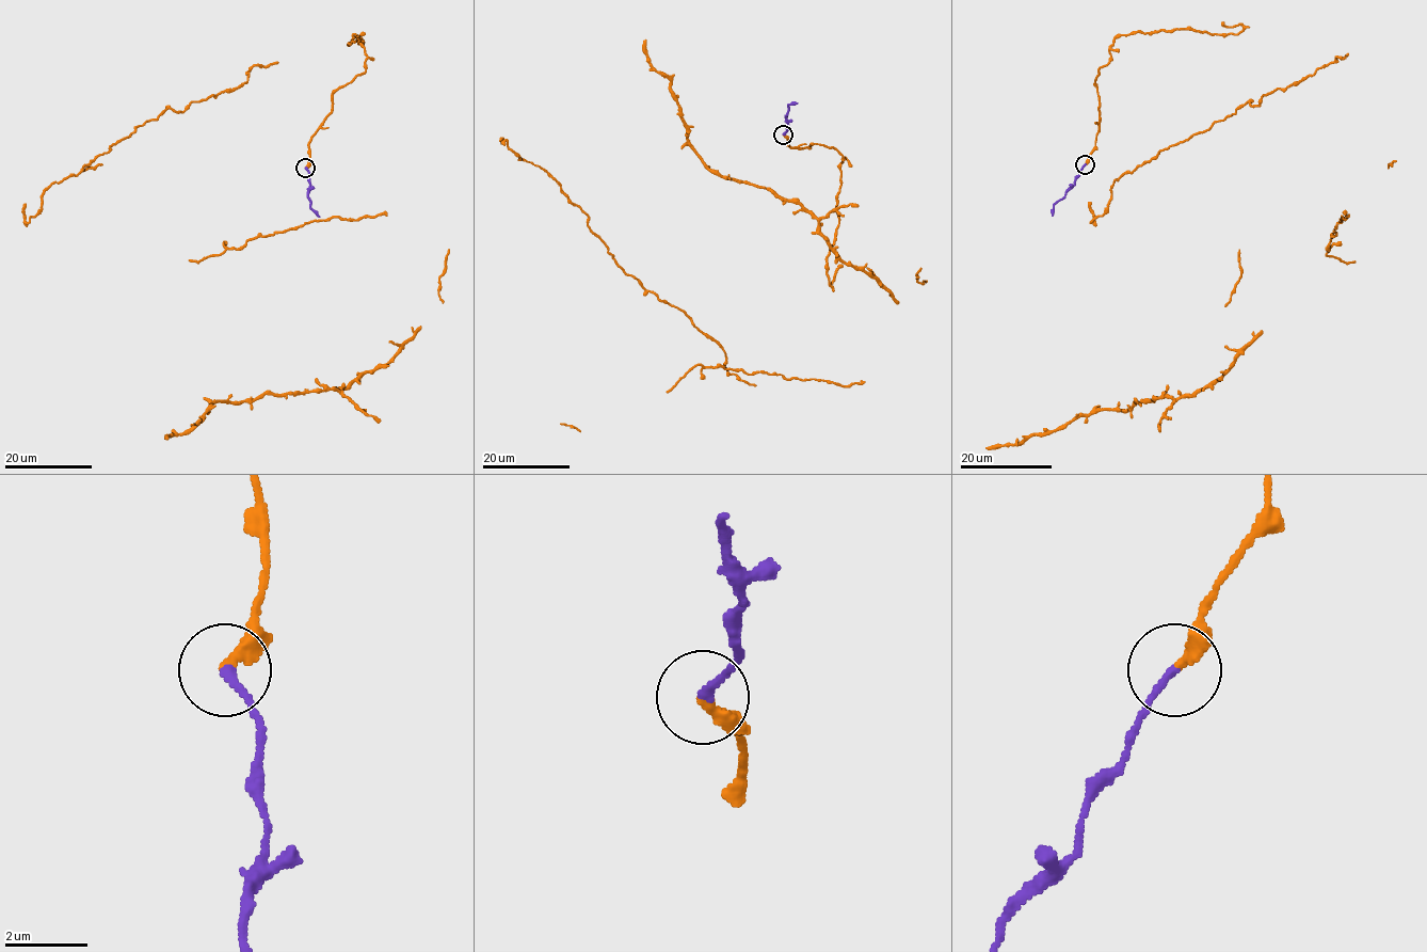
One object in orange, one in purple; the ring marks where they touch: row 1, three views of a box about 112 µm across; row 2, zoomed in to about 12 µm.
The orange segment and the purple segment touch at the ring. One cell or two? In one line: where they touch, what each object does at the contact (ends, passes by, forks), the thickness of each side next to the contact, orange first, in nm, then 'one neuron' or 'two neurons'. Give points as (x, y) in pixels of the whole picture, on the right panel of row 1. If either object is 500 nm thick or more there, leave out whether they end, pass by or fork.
place (1085, 164); orange ends; purple ends; calibres 280 and 200 nm; one neuron

